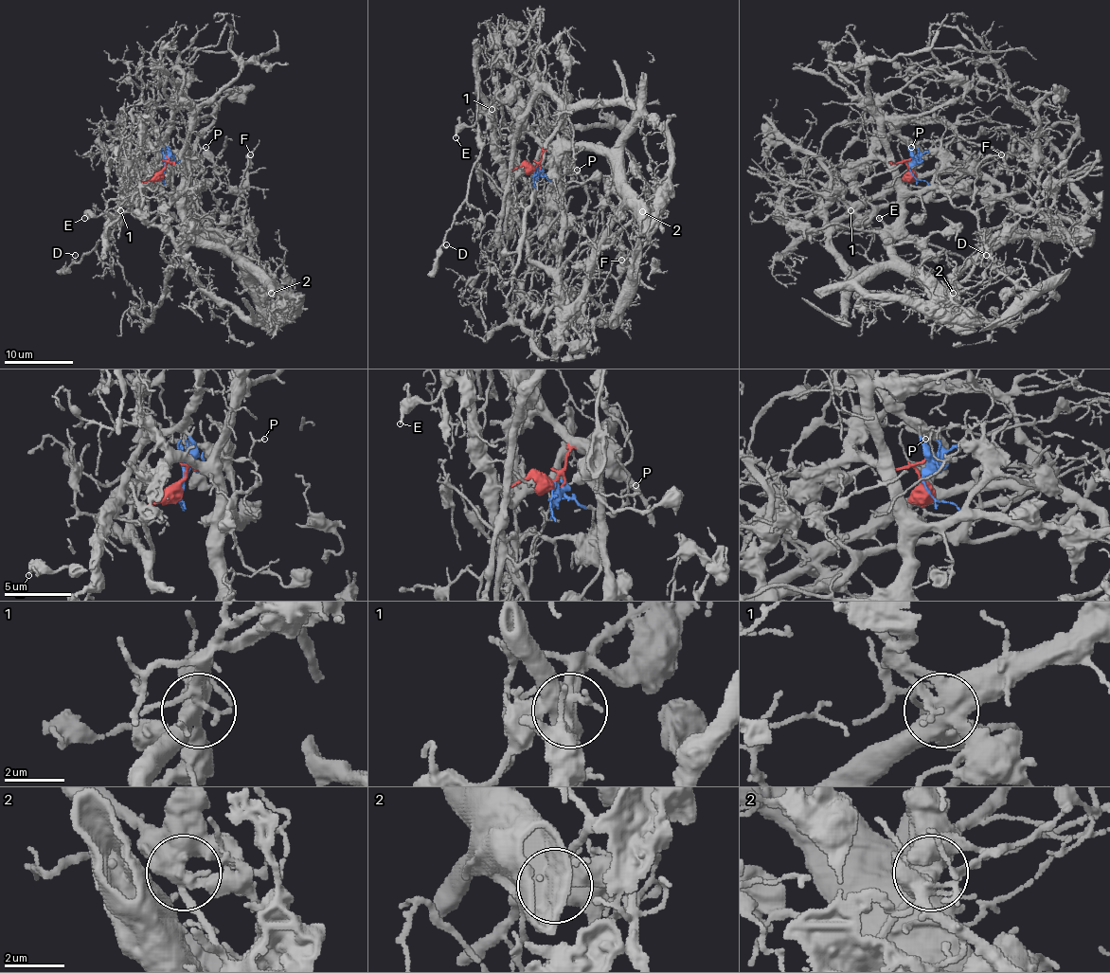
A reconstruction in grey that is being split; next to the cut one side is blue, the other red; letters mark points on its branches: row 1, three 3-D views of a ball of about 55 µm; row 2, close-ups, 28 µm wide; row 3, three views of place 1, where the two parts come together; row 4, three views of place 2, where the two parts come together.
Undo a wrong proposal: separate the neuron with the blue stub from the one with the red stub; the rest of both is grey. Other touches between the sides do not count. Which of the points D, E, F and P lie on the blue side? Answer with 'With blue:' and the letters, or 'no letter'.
With blue: D, E, P

